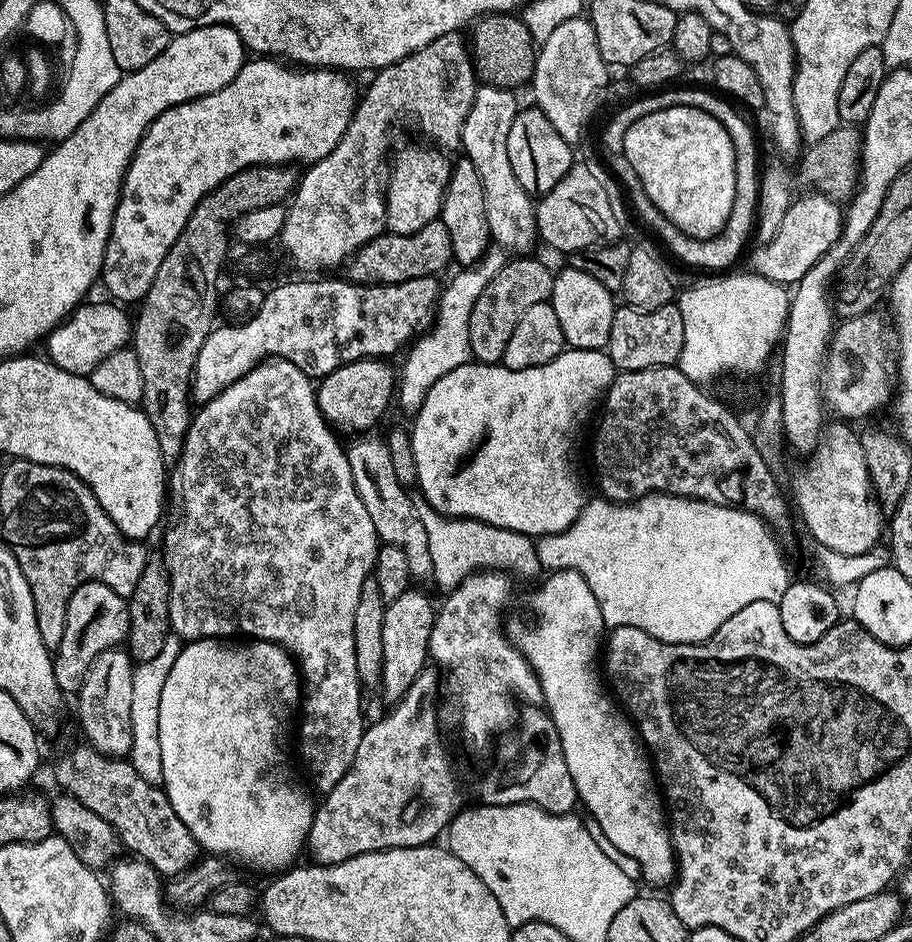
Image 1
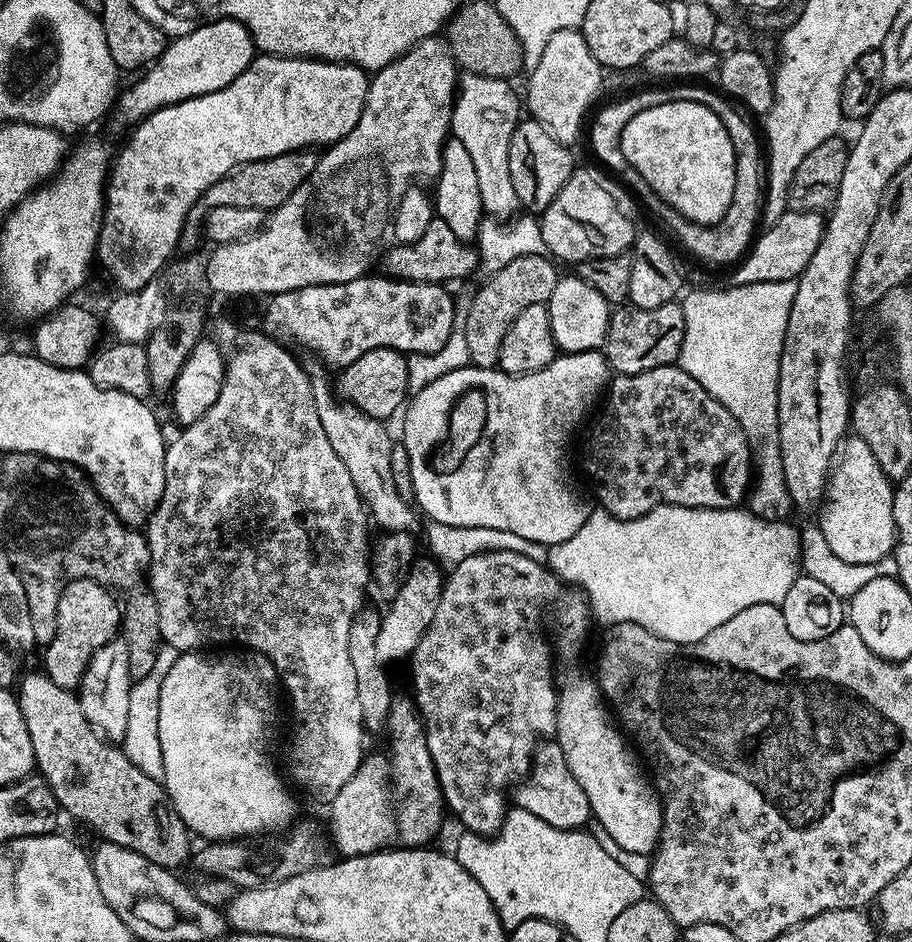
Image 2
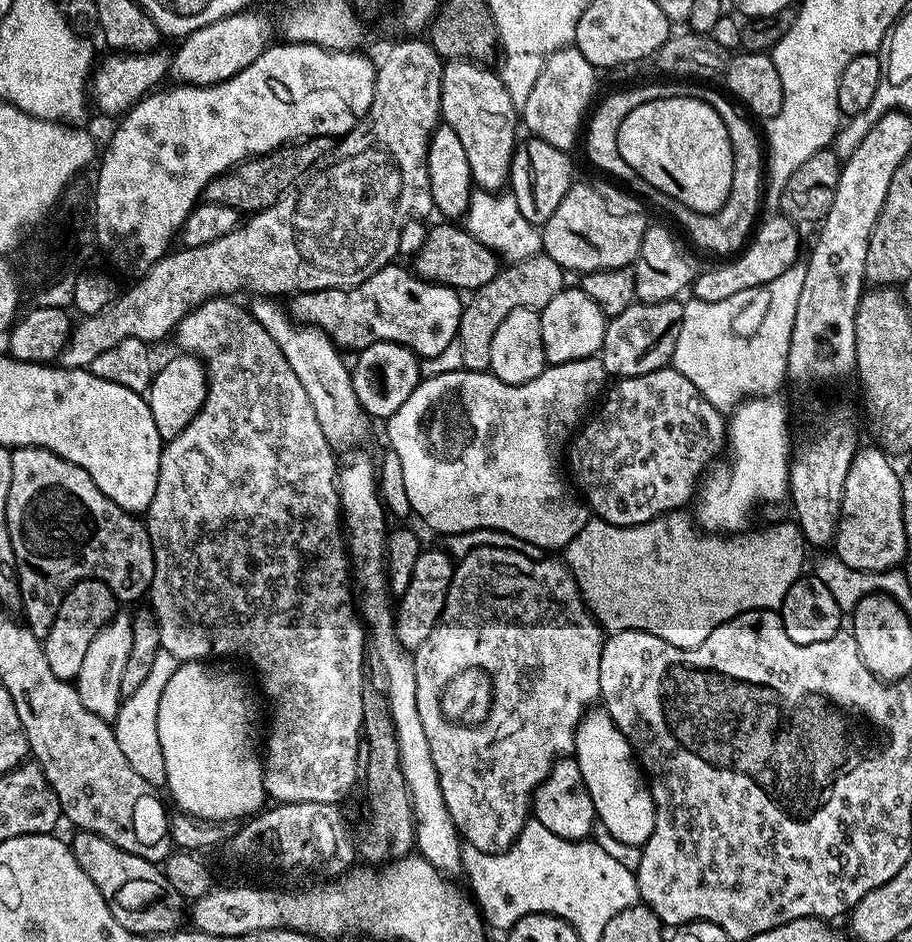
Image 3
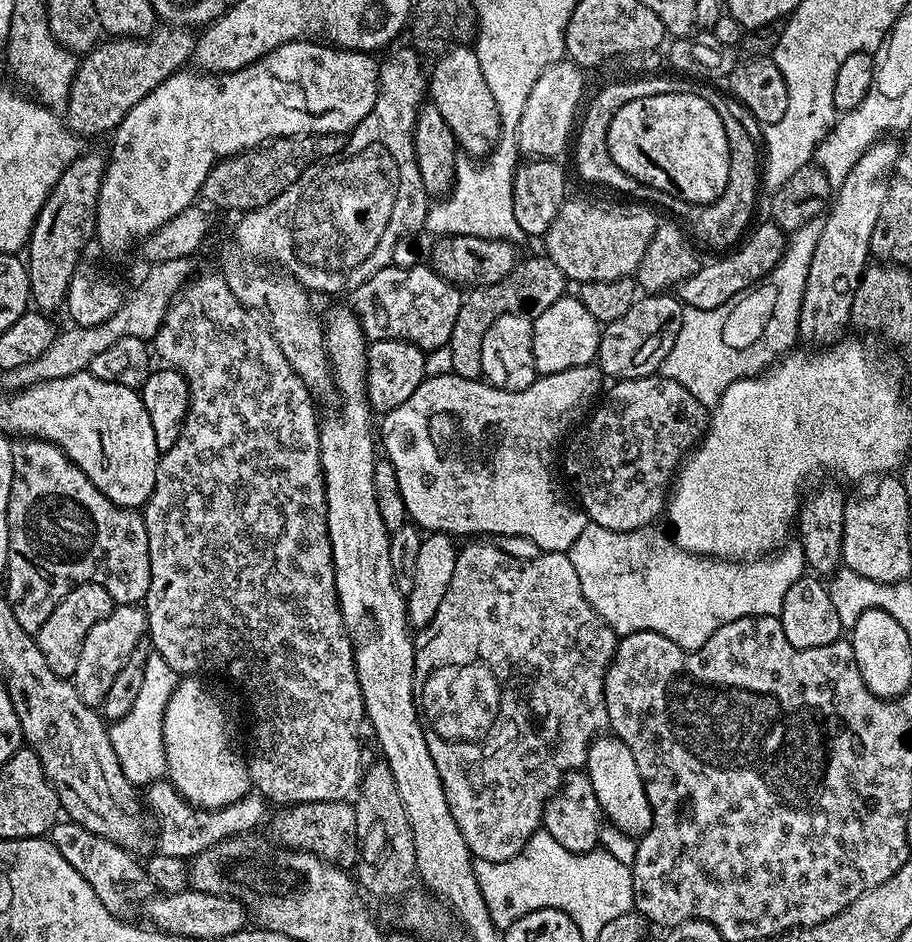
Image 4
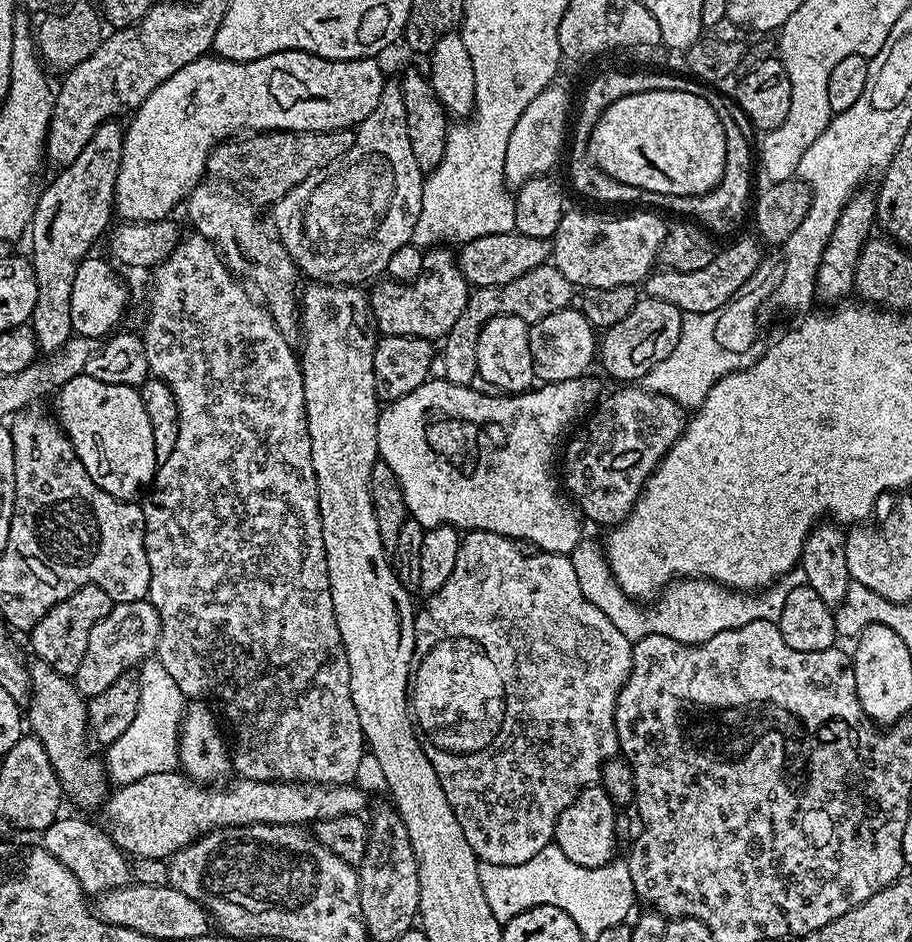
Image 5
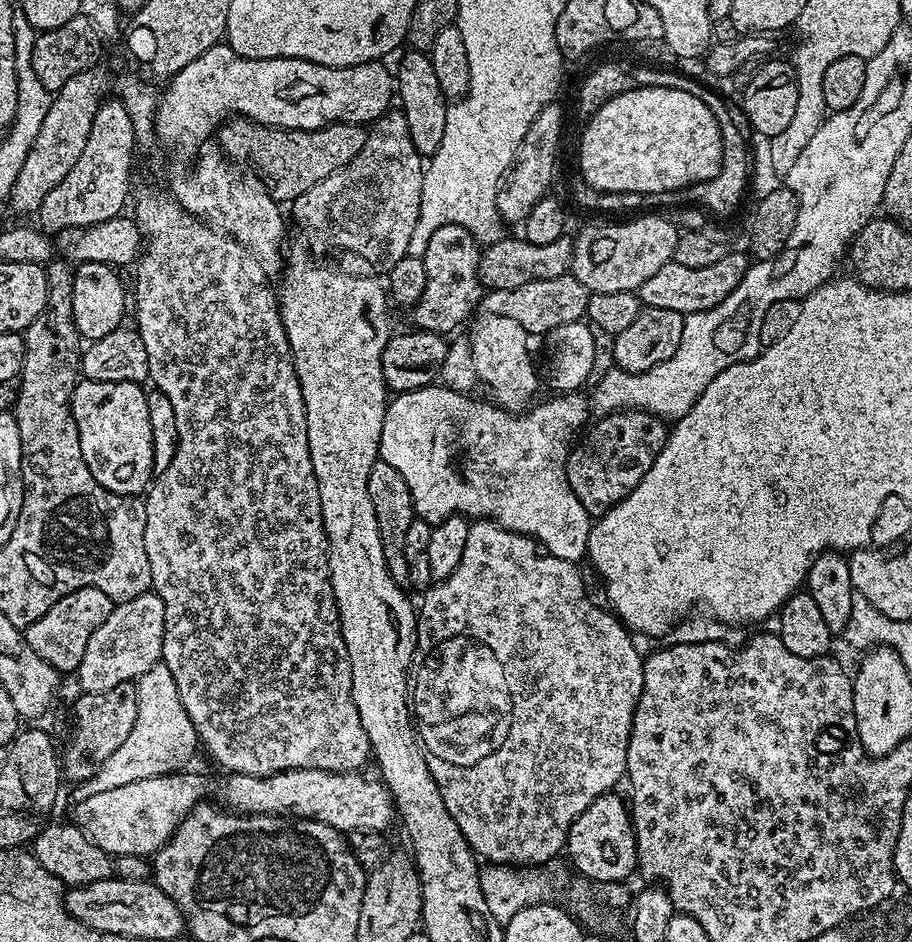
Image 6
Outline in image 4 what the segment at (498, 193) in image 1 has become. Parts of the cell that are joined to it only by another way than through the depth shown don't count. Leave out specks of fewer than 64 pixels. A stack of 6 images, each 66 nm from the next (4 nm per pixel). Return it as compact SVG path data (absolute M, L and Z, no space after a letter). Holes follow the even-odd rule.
M452 46L433 68L426 80L426 92L431 103L442 110L442 118L454 130L454 138L469 157L484 158L496 147L500 133L500 111L490 94L490 86L482 76L482 66L478 66L476 49L472 46Z

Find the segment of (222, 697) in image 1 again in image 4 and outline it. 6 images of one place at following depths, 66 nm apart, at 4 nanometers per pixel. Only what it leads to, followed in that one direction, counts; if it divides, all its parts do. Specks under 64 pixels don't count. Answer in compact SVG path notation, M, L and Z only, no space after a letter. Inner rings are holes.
M184 678L177 683L176 689L170 694L170 702L166 706L164 715L164 745L166 746L166 762L168 763L167 779L180 793L192 804L197 804L199 808L221 808L230 806L230 802L238 802L238 798L249 795L252 788L252 779L248 773L248 762L245 753L240 753L240 748L236 745L236 740L232 737L232 728L228 725L228 712L220 705L220 700L203 684L200 678Z

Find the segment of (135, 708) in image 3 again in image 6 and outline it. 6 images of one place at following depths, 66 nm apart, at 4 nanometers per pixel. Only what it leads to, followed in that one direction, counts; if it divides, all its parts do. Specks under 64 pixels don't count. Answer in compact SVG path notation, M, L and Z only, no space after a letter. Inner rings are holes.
M158 663L146 674L135 681L138 690L138 718L134 718L134 726L126 742L102 762L98 774L79 785L81 797L90 794L102 794L102 790L115 790L117 786L126 786L129 782L142 782L142 778L165 776L168 772L178 772L189 767L188 764L198 752L198 741L194 722L190 722L190 714L186 714L186 706L182 706L182 698L178 694L178 686L174 686L174 674L164 663Z

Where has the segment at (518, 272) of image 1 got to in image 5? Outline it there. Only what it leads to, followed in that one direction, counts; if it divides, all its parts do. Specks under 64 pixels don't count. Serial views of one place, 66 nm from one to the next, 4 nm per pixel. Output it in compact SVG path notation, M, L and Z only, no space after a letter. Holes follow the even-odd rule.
M551 263L538 266L522 278L514 278L506 286L494 286L493 288L477 288L468 297L466 310L462 310L458 322L450 326L447 336L443 337L444 361L443 379L455 384L471 385L478 377L478 356L477 346L480 331L490 322L494 316L517 316L522 318L529 326L538 323L540 319L547 315L554 314L555 311L569 307L573 303L572 292L574 285Z

